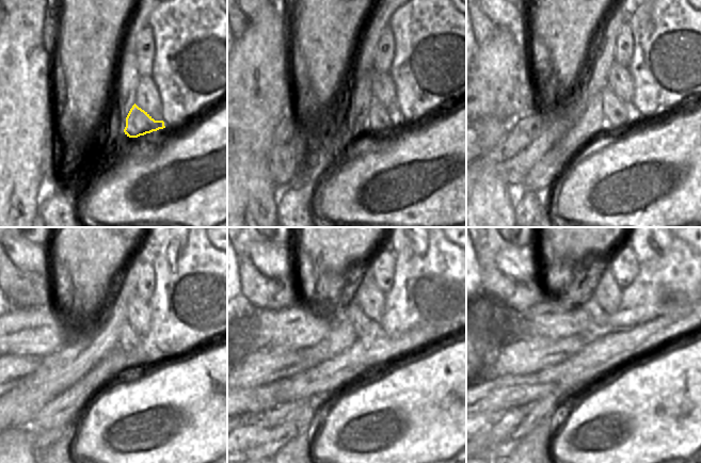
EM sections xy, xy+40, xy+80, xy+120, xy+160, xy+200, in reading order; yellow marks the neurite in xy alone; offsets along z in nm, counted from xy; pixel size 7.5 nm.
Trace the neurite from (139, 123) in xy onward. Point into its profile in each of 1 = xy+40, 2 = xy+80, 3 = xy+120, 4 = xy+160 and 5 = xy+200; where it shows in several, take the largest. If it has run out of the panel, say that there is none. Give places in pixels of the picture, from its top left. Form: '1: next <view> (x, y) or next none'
1: next xy+40 (378, 120)
2: next xy+80 (616, 111)
3: next xy+120 (129, 339)
4: next xy+160 (366, 329)
5: next xy+200 (592, 308)

